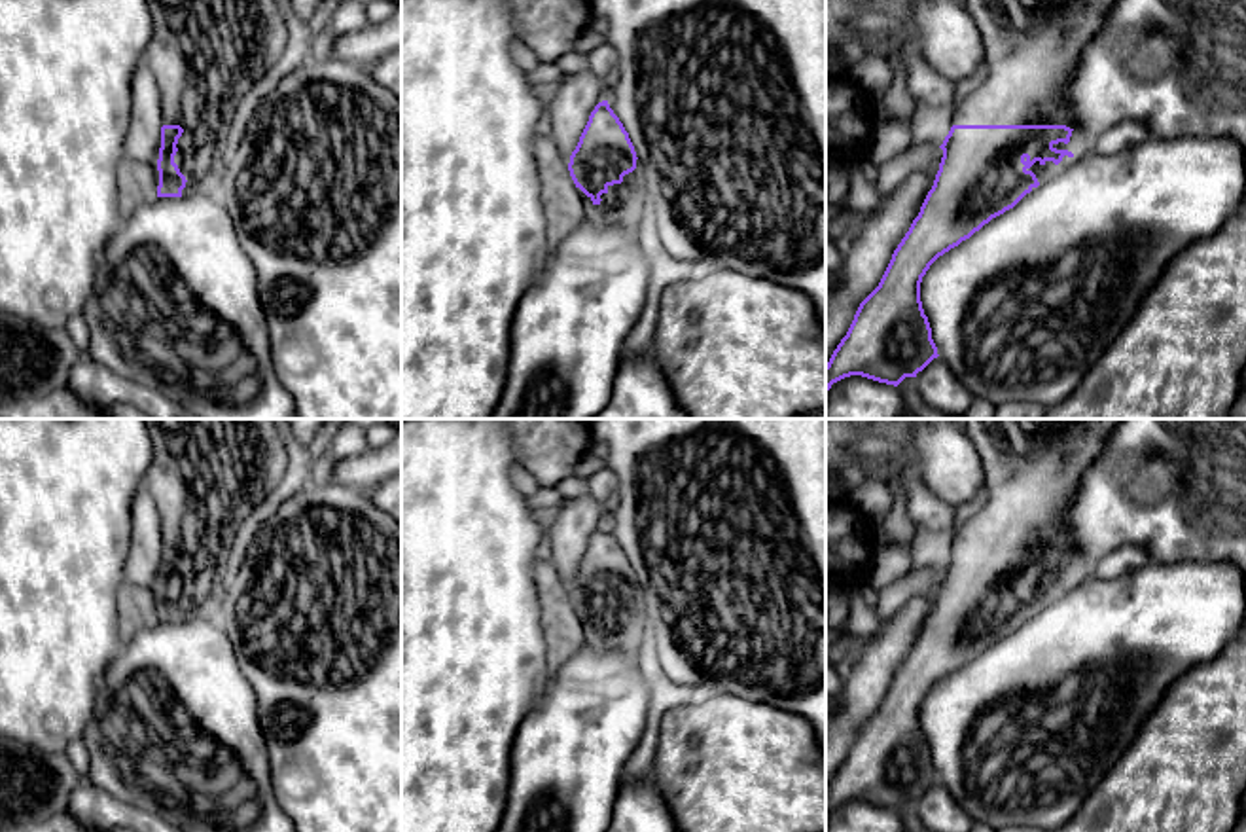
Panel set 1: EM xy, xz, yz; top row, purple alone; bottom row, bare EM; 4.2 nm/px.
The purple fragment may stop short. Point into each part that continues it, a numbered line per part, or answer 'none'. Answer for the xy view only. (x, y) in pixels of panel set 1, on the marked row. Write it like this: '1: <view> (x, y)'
1: xy (207, 55)

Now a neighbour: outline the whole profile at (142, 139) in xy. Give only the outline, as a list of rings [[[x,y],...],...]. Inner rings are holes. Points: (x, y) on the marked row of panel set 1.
[[[140,63],[131,80],[131,119],[123,155],[150,163],[161,146],[161,91],[151,70]]]

